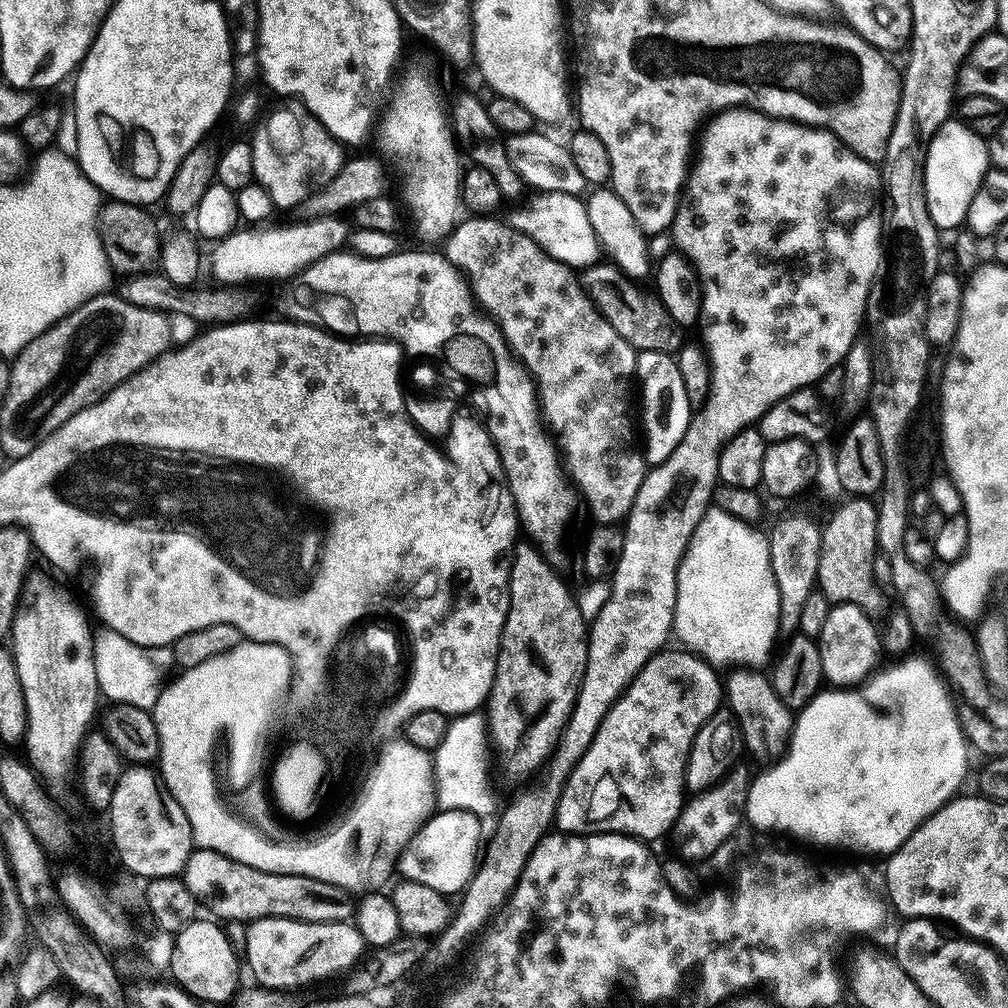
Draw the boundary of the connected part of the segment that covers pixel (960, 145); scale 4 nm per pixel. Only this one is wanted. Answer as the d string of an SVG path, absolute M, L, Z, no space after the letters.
M950 118L936 131L924 159L924 197L937 229L959 229L965 223L970 202L989 167L987 139L967 128L960 119Z

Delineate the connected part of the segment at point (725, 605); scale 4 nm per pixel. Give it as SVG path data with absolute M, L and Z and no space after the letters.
M710 506L698 522L676 575L676 619L674 632L685 649L699 654L713 666L747 666L759 669L770 660L768 651L780 626L780 595L770 566L768 536L751 523L732 517L726 510Z

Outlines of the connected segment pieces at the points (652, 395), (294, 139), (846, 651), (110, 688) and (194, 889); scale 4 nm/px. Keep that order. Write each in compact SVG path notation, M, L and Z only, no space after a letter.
M639 351L636 358L637 381L642 381L642 451L645 463L656 467L674 452L678 442L688 429L692 405L686 397L682 374L678 371L675 357L660 351Z
M303 106L295 107L278 108L270 113L264 121L261 119L255 125L255 128L257 127L256 137L251 137L250 140L255 183L264 188L277 209L296 209L304 200L310 198L315 192L319 192L322 186L326 186L326 182L330 182L330 178L334 178L334 174L338 174L340 165L346 159L345 153L340 153L341 145L310 115L308 109Z
M832 604L829 613L826 614L826 622L822 625L821 634L818 637L820 645L820 657L822 658L822 670L824 680L832 686L855 686L870 676L877 667L880 652L882 653L882 636L872 625L873 617L853 604Z
M104 626L93 633L92 656L95 658L95 674L101 695L113 705L131 705L151 711L156 707L160 690L164 685L162 672L147 649L123 638L112 628Z
M196 848L190 854L182 873L184 885L201 905L209 908L221 921L251 922L262 918L290 918L319 924L342 924L353 919L357 897L342 886L294 874L270 874L254 870L242 862L234 862L226 854Z

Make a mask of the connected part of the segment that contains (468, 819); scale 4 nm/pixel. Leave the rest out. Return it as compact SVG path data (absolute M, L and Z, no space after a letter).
M440 810L429 815L423 826L412 835L400 852L399 875L405 880L422 882L422 886L430 886L430 890L438 890L445 894L463 893L468 879L476 873L478 857L482 852L480 824L481 817L468 812Z

